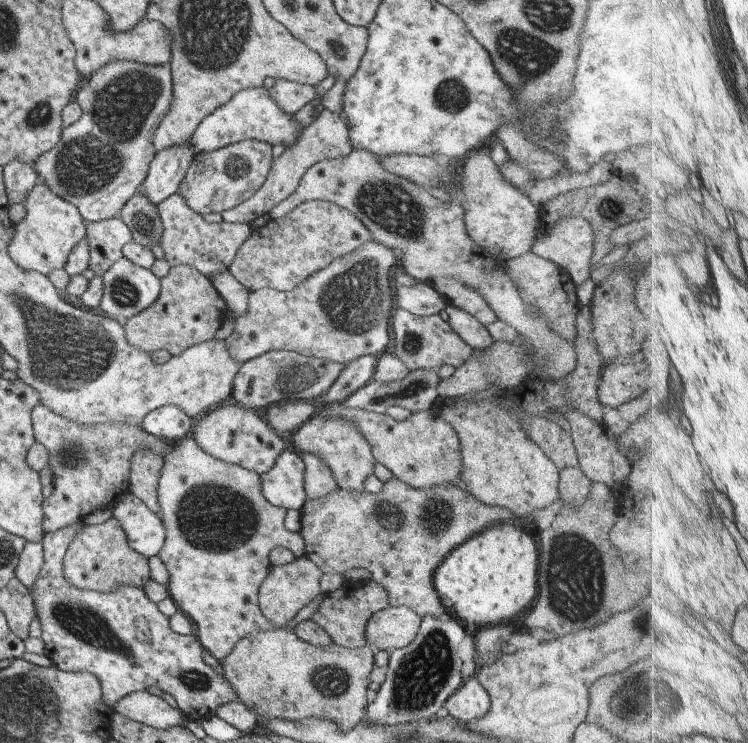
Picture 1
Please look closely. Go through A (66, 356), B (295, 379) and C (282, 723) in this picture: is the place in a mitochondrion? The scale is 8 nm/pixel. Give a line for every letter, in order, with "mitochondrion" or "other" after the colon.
A: mitochondrion
B: mitochondrion
C: other

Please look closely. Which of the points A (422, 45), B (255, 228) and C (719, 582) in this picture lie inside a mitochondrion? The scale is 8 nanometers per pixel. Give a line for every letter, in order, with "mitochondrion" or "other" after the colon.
A: other
B: other
C: other

